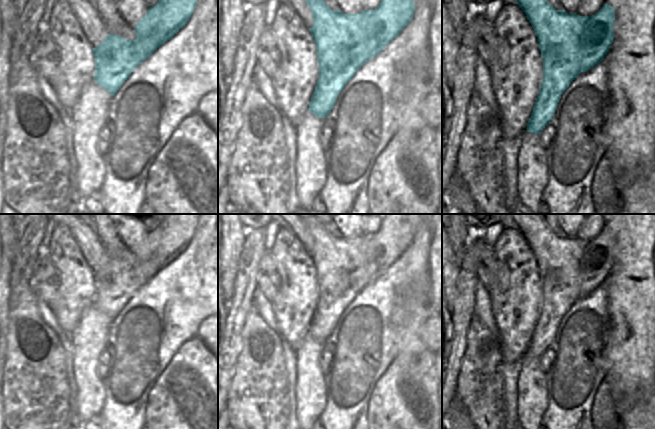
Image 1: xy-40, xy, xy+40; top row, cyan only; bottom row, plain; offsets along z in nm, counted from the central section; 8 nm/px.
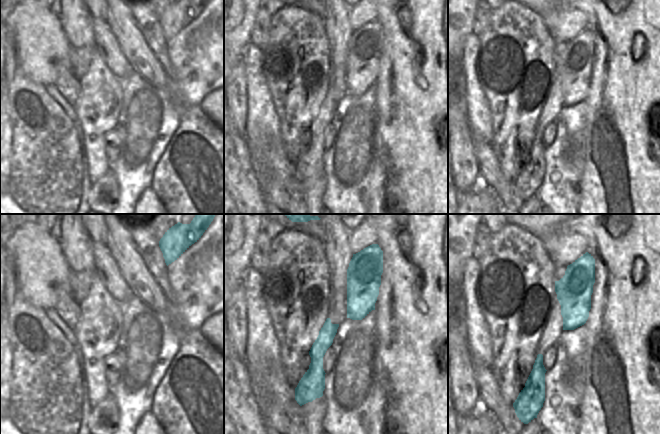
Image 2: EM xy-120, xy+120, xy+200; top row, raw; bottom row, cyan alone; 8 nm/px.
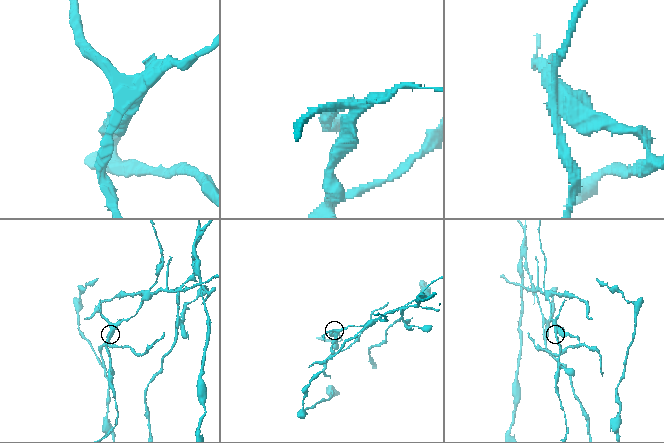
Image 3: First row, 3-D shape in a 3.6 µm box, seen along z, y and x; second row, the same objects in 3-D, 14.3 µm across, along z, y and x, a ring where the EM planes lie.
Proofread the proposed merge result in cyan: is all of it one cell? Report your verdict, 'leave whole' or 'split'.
split

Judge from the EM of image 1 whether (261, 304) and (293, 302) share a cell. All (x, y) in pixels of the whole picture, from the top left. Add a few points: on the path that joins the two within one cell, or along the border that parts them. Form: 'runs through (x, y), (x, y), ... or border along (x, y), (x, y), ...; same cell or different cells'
border along (270, 302), (276, 326); different cells

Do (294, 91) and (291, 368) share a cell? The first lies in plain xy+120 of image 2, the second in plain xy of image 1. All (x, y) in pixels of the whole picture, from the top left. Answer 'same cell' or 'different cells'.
different cells

